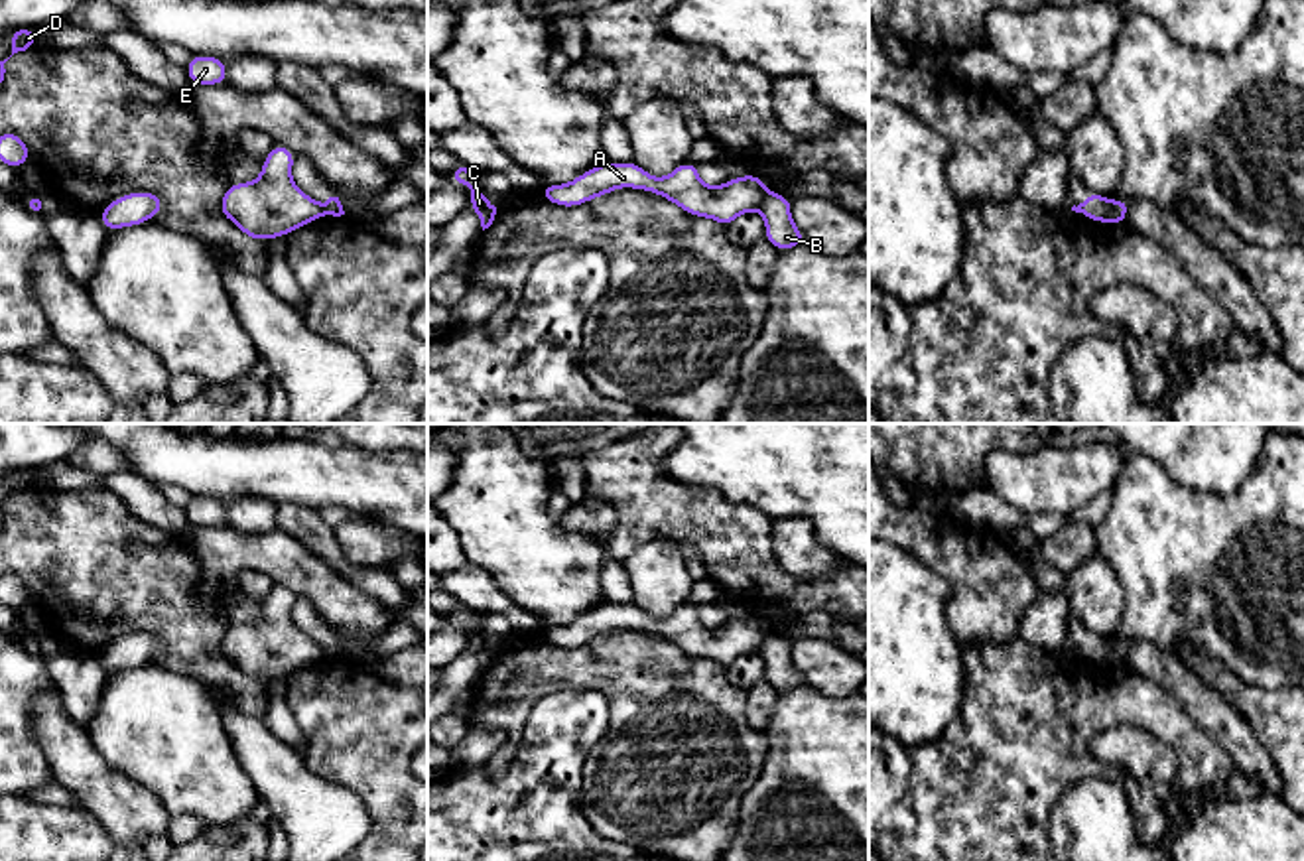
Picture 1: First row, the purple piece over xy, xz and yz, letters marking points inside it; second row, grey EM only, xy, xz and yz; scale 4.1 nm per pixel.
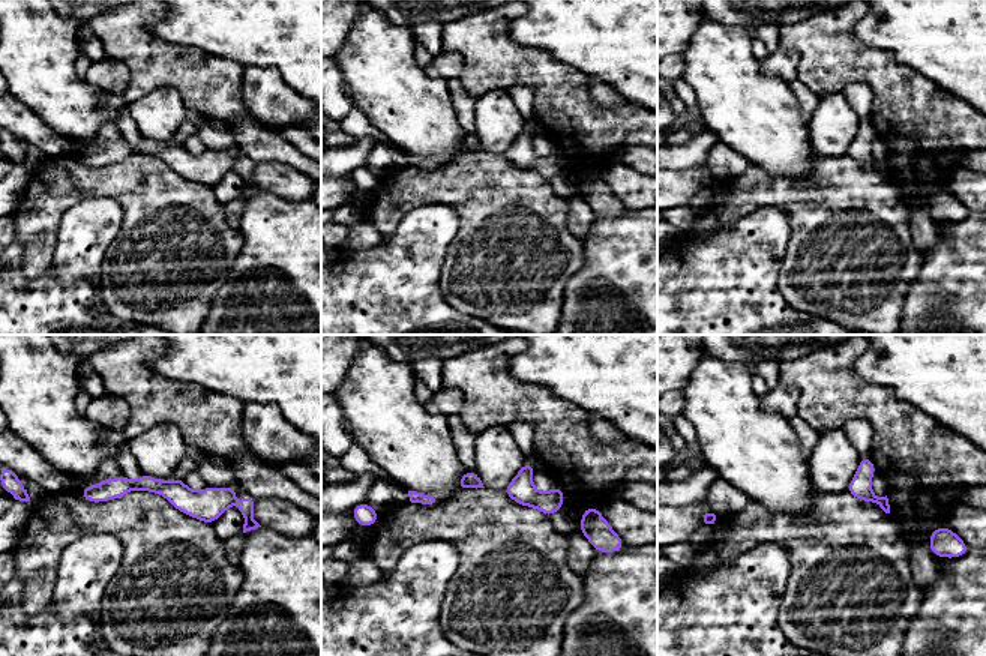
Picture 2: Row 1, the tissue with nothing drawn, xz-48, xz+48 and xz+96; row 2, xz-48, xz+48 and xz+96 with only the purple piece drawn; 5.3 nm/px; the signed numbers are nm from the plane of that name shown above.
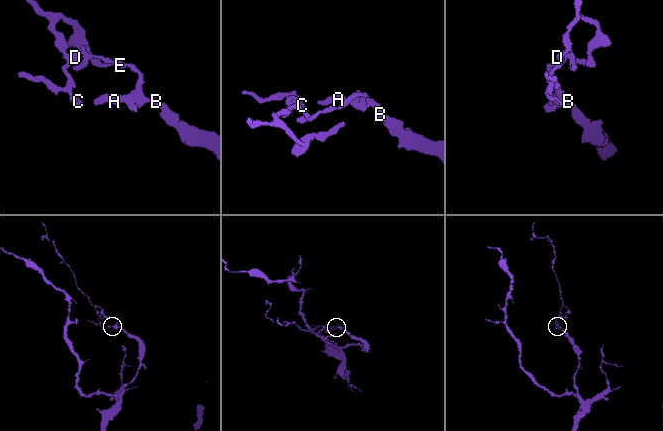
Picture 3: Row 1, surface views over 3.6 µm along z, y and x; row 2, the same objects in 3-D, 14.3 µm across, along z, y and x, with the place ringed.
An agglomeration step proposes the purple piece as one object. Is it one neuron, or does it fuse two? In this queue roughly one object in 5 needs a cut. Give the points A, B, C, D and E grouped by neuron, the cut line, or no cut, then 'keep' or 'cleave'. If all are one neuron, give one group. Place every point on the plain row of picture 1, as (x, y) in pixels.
groups A C D E / B; cut xz (767, 633), (757, 649); cleave

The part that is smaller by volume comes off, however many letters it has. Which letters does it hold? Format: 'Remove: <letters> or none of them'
Remove: A, C, D, E

